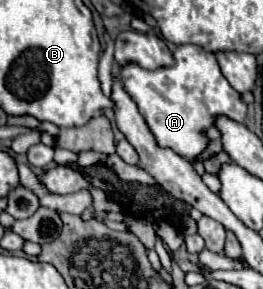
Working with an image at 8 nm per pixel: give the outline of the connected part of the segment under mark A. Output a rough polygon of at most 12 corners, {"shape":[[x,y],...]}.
{"shape":[[179,45],[173,67],[121,67],[159,145],[191,161],[217,115],[243,119],[215,55]]}

